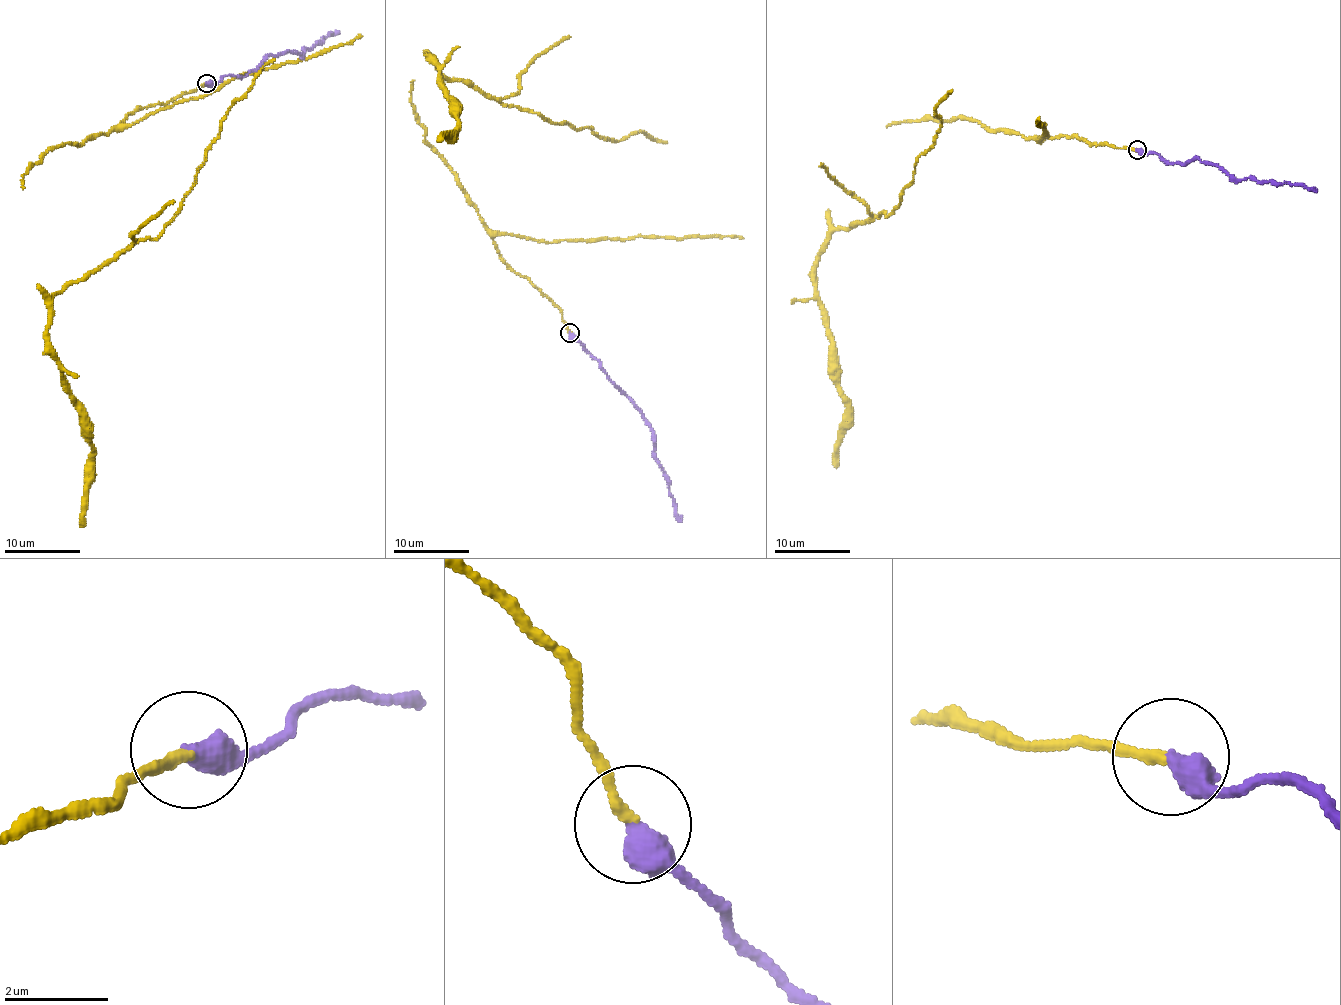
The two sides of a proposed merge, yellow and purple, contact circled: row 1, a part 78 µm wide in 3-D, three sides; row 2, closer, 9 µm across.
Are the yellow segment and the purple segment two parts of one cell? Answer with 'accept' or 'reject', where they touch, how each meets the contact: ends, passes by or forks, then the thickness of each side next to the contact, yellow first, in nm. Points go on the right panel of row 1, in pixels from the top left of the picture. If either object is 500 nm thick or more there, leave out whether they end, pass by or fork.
accept | (1137, 149) | 220/500 nm

